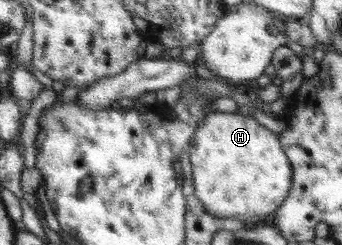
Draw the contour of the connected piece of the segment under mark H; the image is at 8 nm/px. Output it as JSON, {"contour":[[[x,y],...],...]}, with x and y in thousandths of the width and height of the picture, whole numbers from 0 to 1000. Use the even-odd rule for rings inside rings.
{"contour":[[[614,453],[585,498],[550,637],[570,800],[599,853],[640,890],[702,890],[737,927],[792,878],[839,808],[854,690],[810,547],[737,473],[705,457]]]}

